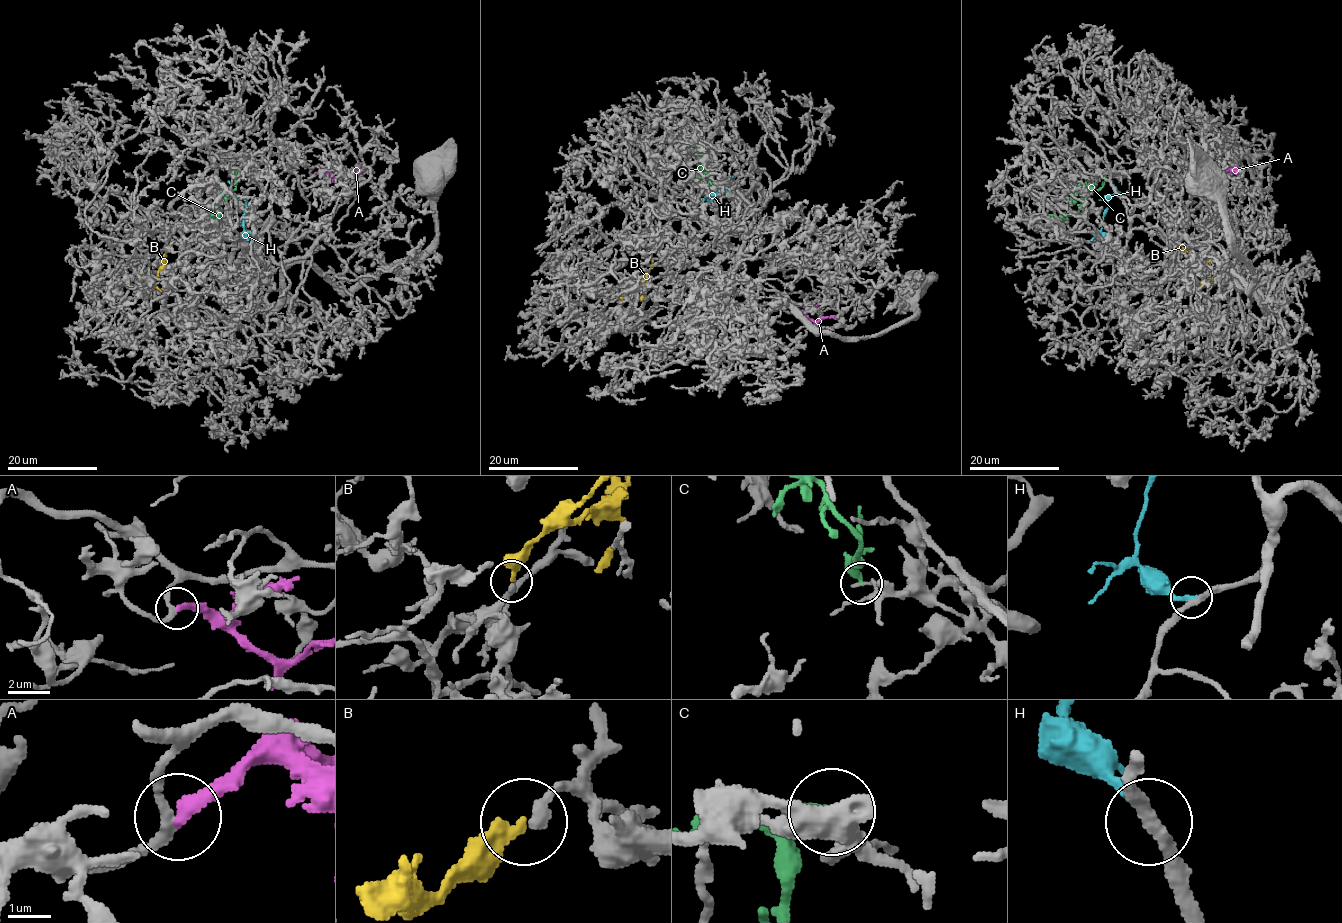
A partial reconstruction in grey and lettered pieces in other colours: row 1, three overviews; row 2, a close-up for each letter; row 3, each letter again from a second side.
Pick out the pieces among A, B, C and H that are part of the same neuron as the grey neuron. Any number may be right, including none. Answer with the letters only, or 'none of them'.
B

